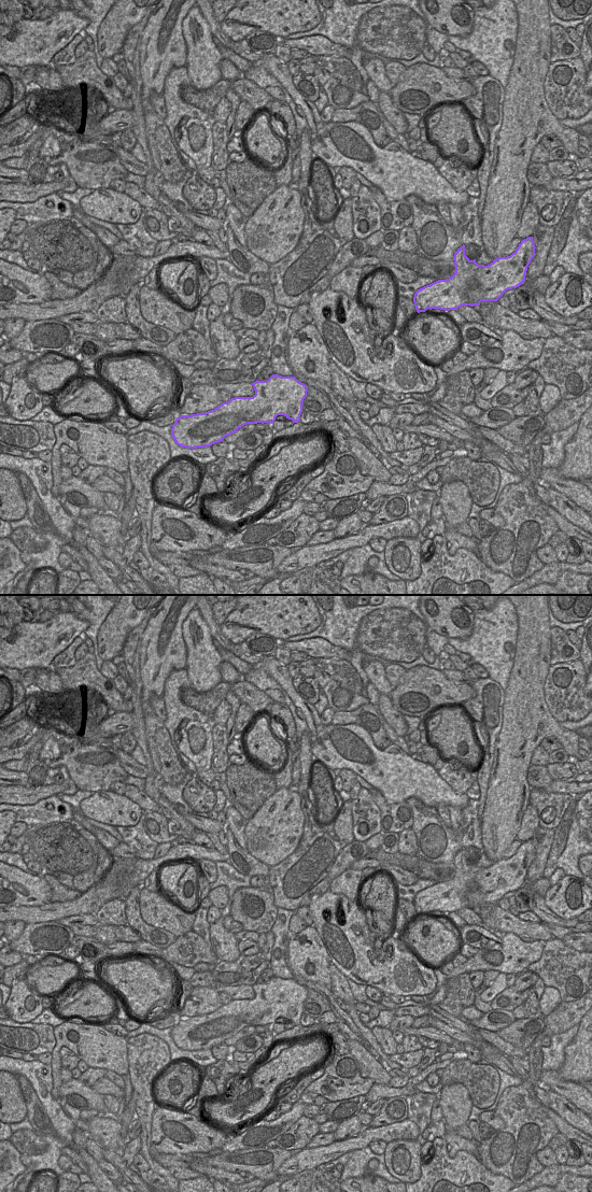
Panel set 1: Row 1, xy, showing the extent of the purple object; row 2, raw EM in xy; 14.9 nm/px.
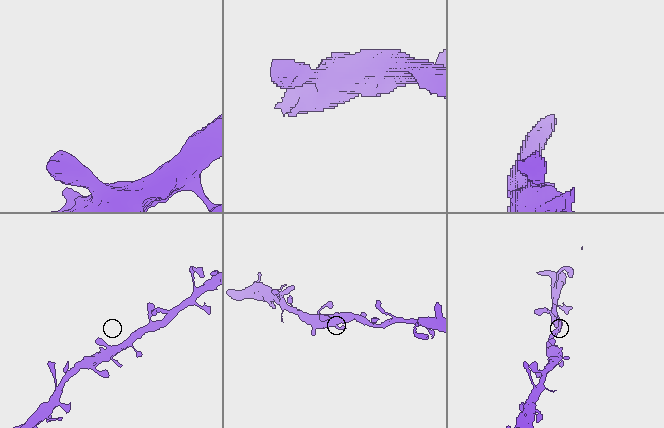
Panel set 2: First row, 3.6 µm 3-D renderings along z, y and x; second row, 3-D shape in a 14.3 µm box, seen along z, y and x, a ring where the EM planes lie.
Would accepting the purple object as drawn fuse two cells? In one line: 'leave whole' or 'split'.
leave whole

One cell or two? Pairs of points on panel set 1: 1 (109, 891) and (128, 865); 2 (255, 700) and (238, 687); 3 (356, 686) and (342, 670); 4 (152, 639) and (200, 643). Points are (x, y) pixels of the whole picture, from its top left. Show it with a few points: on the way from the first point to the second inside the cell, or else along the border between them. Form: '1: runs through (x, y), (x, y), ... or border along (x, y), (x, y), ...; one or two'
1: runs through (112, 884), (112, 880), (122, 870); one
2: runs through (251, 696), (242, 690); one
3: runs through (354, 682), (347, 675); one
4: border along (186, 618), (182, 624), (185, 668); two

